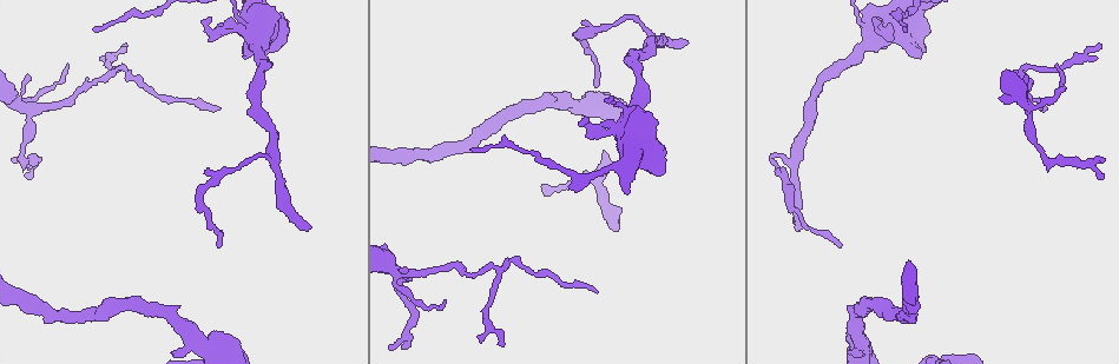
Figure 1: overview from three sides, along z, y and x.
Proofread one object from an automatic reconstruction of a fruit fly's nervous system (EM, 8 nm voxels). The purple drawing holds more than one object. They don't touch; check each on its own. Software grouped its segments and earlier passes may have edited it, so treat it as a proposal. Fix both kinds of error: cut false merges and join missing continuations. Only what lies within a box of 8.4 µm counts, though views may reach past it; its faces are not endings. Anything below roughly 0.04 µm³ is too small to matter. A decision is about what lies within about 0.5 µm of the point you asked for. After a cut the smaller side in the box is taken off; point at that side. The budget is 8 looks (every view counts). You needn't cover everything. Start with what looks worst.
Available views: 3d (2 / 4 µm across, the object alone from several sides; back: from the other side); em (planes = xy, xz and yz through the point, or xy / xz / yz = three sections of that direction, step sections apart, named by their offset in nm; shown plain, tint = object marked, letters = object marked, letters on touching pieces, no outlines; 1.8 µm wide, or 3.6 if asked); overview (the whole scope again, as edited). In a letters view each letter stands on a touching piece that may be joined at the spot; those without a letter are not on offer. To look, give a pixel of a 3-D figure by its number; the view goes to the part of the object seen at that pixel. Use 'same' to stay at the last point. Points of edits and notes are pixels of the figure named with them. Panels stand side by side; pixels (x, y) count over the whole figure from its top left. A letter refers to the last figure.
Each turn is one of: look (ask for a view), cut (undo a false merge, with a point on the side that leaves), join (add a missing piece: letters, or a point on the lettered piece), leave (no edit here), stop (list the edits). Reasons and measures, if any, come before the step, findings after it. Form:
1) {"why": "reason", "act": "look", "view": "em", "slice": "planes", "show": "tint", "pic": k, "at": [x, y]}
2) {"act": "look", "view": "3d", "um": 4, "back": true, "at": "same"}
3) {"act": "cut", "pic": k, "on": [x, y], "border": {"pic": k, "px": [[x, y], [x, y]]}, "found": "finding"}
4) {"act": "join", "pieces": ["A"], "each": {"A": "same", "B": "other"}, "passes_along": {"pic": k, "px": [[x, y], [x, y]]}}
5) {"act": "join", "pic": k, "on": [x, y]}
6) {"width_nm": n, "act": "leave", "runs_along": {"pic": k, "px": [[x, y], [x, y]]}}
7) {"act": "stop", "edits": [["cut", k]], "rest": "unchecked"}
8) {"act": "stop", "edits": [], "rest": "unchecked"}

{"why": "branch stops here", "act": "look", "view": "em", "slice": "planes", "show": "letters", "pic": 1, "at": [797, 228]}

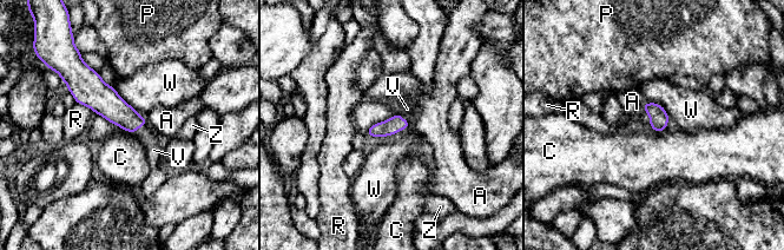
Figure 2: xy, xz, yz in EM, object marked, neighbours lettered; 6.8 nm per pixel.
{"act": "join", "pieces": ["V"], "each": {"A": "other", "C": "other", "P": "other", "R": "other", "V": "same", "W": "other", "Z": "other"}, "passes_along": {"pic": 2, "px": [[110, 105], [139, 126], [147, 137]]}, "found": "the cell continues"}

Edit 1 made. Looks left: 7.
{"why": "free end", "act": "look", "view": "3d", "um": 4, "pic": 1, "at": [211, 20]}

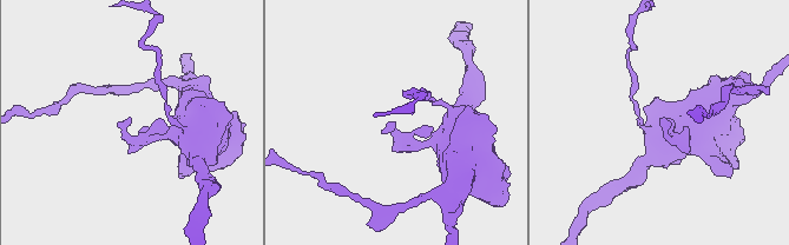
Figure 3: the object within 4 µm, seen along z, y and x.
{"act": "look", "view": "em", "um": 3.6, "slice": "planes", "show": "letters", "pic": 3, "at": [129, 120]}

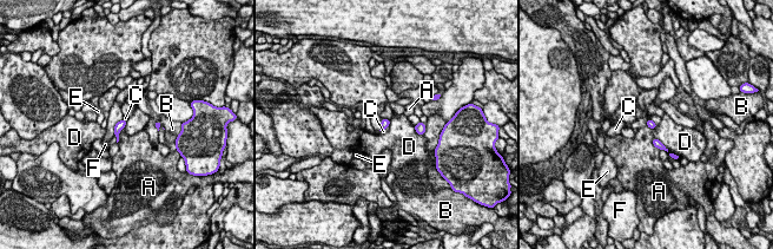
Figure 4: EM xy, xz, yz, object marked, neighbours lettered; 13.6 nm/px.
{"width_nm": 120, "act": "leave", "each": {"A": "other", "B": "other", "C": "other", "D": "other", "E": "other", "F": "other"}, "border": {"pic": 4, "px": [[123, 118], [114, 125], [113, 135]]}, "found": "no lettered piece goes on from it"}

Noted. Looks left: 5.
{"act": "stop", "edits": [["join", 2]], "rest": "unchecked"}

